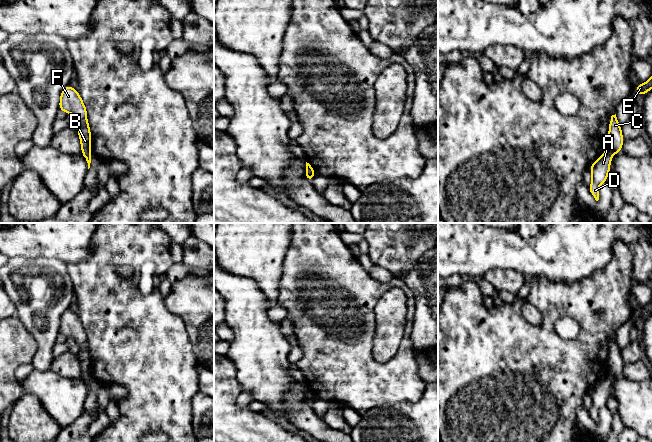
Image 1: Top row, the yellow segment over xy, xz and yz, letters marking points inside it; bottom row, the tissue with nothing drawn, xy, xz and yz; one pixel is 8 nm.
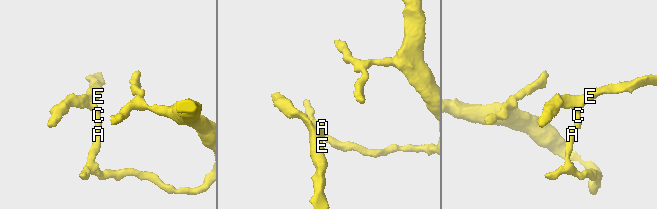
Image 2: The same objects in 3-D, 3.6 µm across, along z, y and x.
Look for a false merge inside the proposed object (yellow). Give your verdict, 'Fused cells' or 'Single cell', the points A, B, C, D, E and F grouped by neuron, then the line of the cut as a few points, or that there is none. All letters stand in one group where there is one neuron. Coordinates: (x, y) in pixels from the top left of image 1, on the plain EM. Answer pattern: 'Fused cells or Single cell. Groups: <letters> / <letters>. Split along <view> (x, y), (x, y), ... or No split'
Fused cells. Groups: A D / B C E F. Split along xy (90, 374), (82, 376)

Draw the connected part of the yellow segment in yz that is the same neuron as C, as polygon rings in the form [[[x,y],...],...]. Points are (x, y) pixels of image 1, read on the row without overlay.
[[[616,338],[611,340],[608,356],[607,374],[617,378],[622,374],[623,359]]]

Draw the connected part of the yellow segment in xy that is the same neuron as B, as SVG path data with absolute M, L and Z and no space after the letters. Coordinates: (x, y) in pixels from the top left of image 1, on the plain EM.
M67 309L61 316L59 334L73 338L79 345L77 355L80 361L82 376L91 375L91 356L87 344L87 334L78 315Z

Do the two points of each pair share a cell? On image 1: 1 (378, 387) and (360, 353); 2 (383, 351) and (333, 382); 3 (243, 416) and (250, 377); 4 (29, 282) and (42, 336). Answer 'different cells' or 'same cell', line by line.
1: same cell
2: different cells
3: different cells
4: same cell

